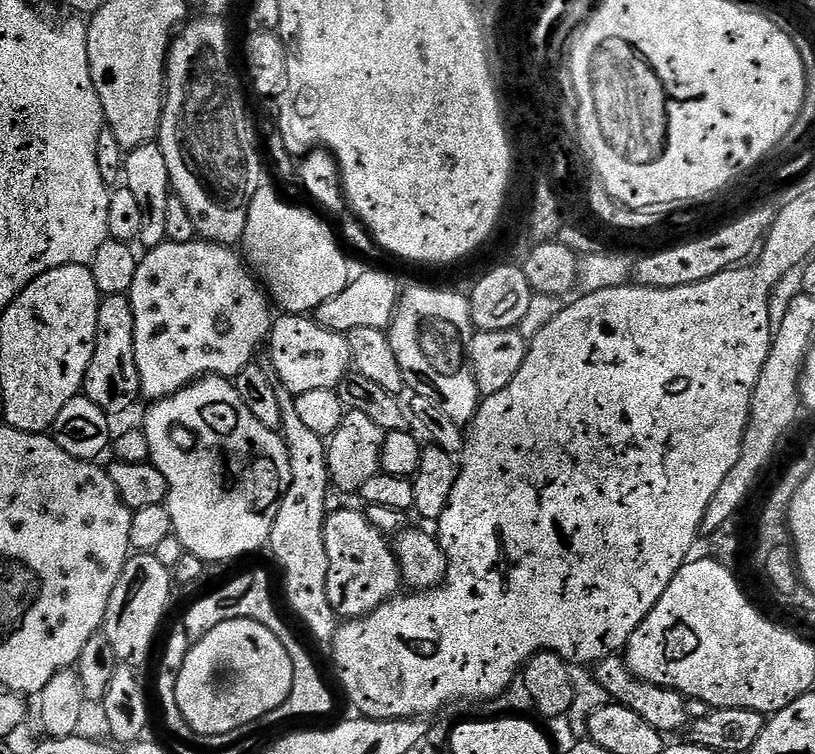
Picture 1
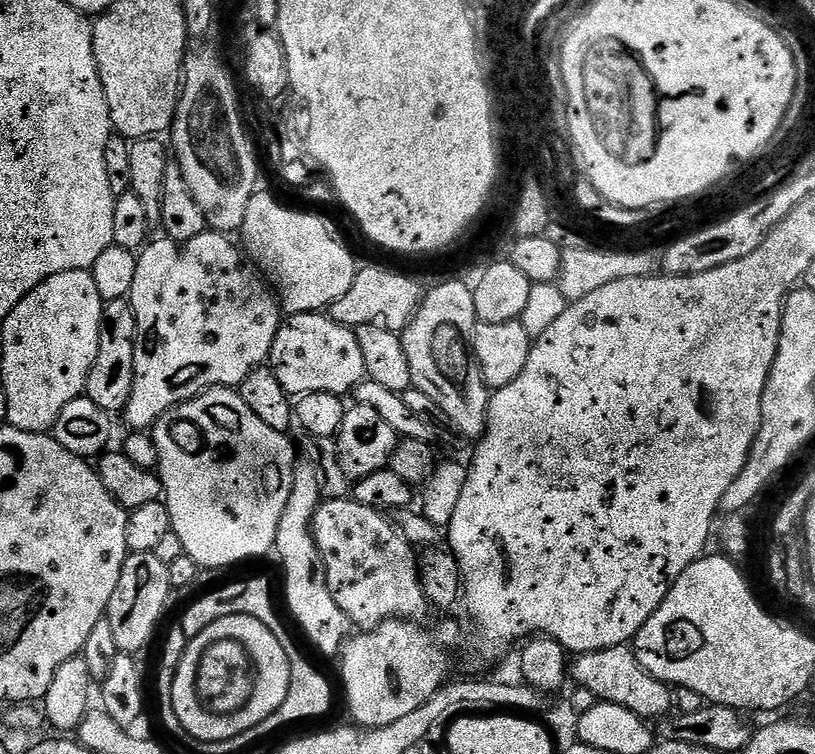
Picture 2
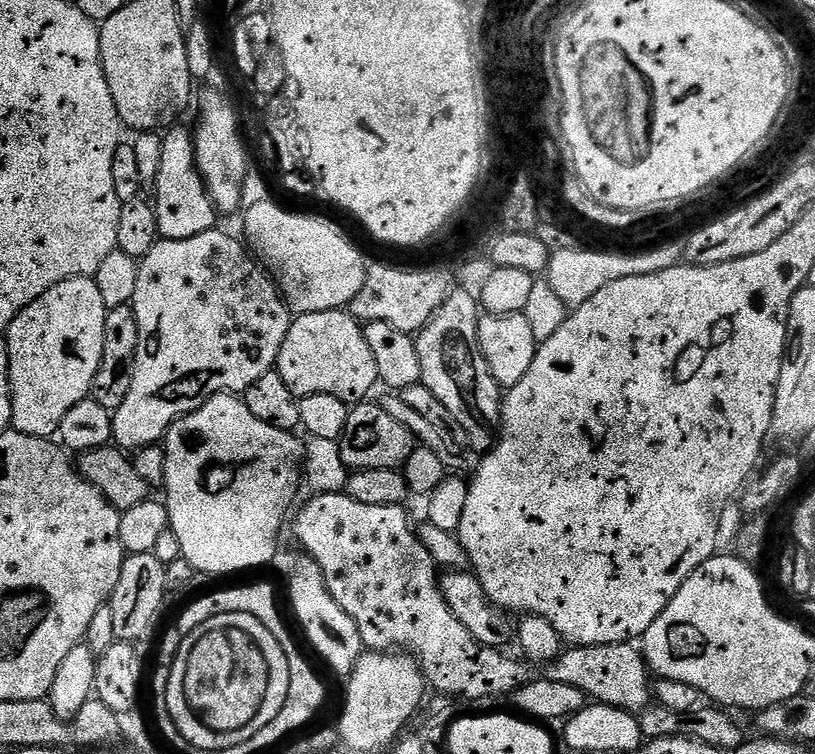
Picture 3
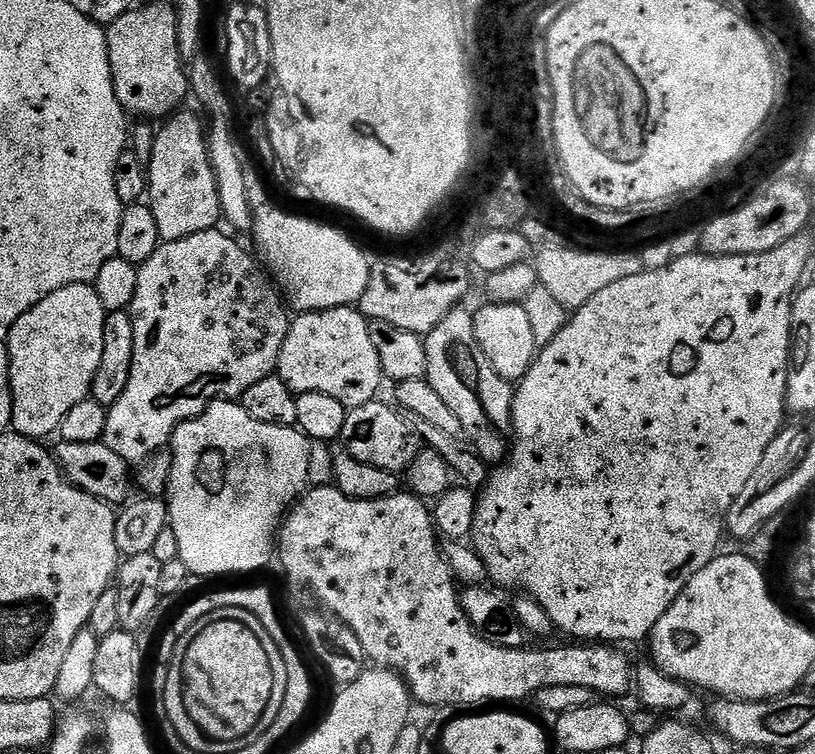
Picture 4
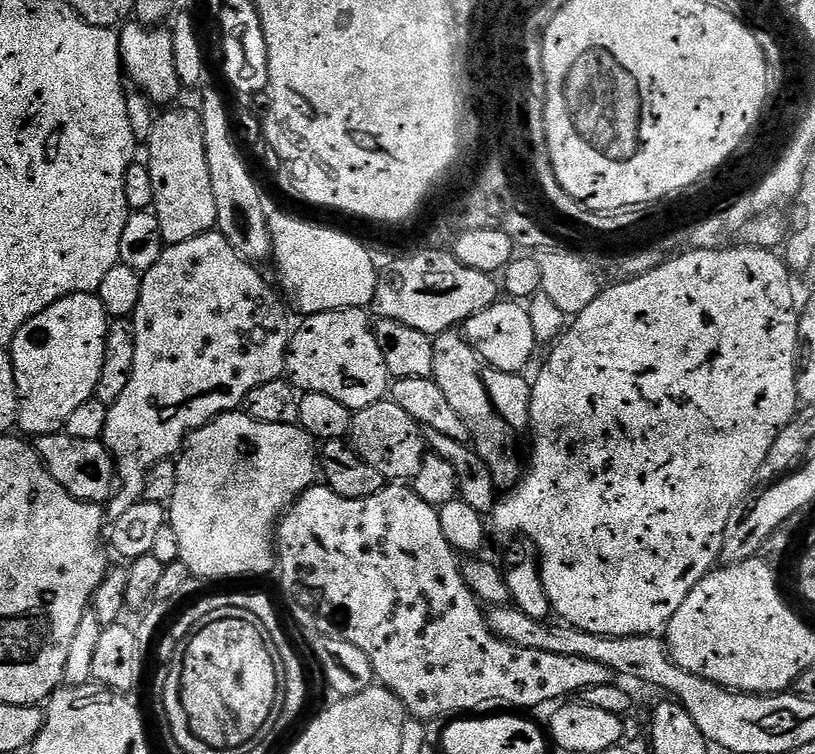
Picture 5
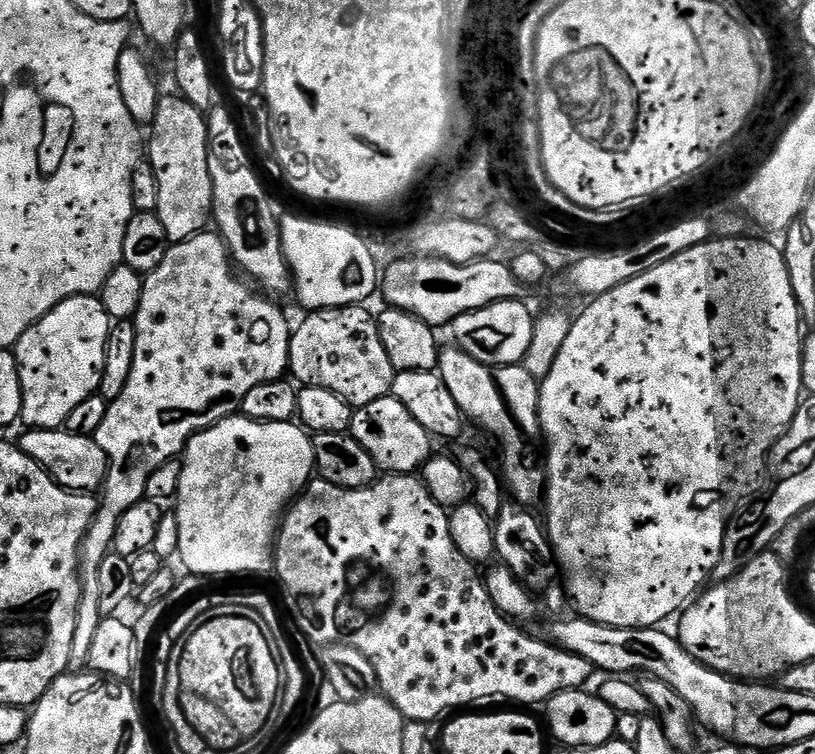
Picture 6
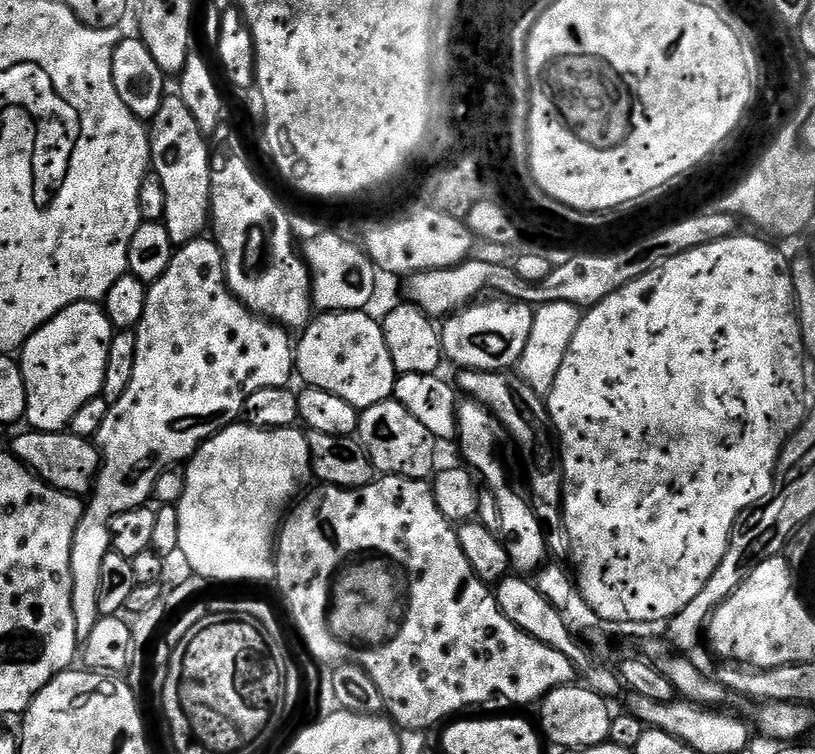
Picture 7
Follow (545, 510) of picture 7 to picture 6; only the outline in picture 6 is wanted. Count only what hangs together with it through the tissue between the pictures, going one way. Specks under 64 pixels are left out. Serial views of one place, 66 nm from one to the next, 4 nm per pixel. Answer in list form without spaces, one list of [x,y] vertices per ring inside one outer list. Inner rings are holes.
[[[455,346],[441,347],[438,371],[442,382],[450,389],[454,402],[484,432],[500,440],[504,453],[500,456],[499,471],[507,495],[520,506],[530,506],[541,499],[546,487],[545,457],[542,455],[540,431],[540,386],[537,377],[524,368],[523,363],[505,368],[489,368],[479,364],[470,354]]]

